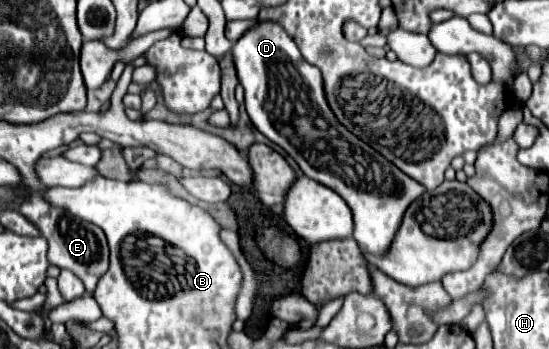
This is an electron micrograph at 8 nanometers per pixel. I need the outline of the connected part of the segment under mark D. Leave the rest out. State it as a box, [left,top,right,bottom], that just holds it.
[232,20,426,256]

